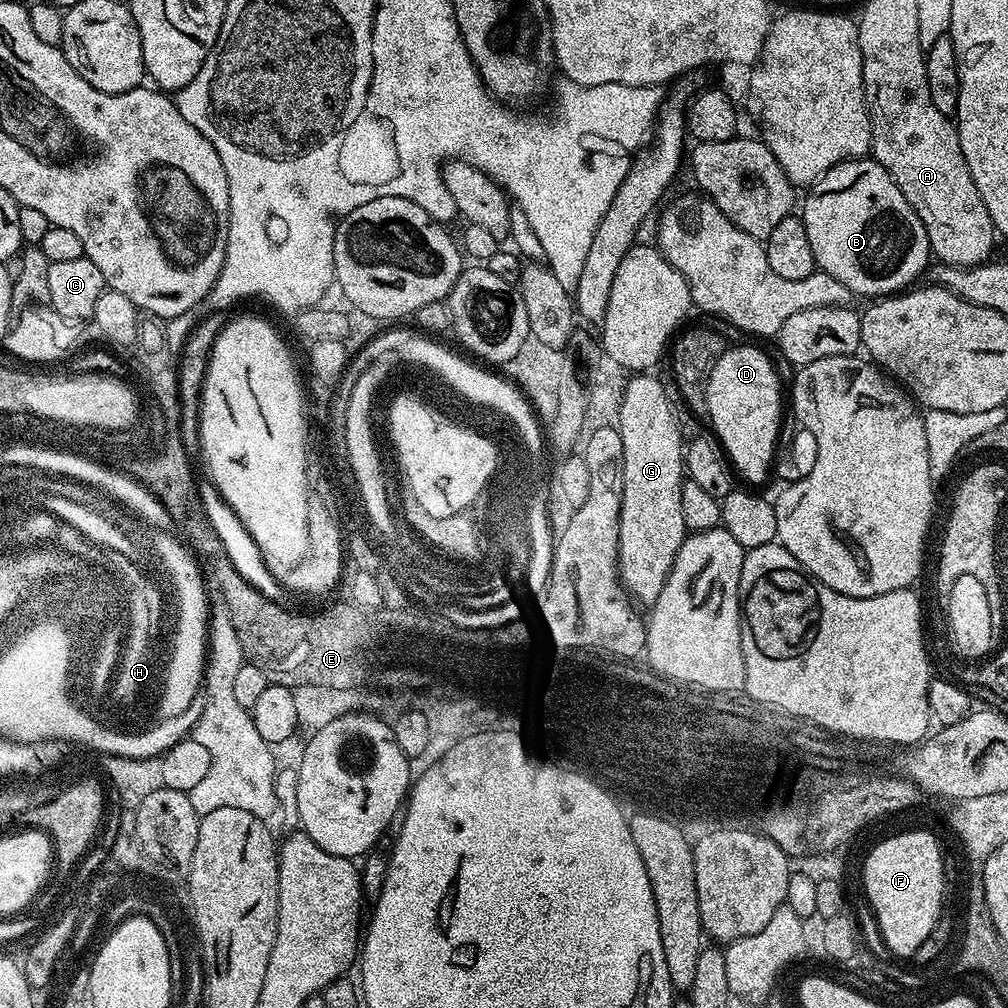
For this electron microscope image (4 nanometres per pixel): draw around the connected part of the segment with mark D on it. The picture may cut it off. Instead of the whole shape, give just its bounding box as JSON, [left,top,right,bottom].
[706,344,782,486]

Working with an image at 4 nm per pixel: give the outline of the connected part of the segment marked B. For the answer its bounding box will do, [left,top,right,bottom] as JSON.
[802,158,932,298]

